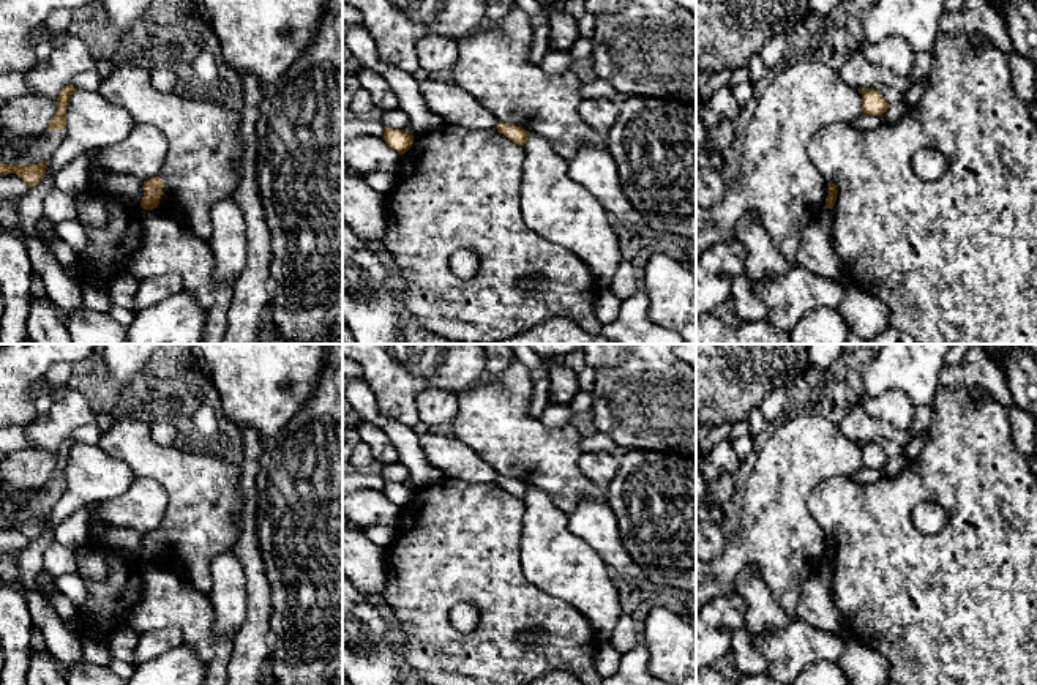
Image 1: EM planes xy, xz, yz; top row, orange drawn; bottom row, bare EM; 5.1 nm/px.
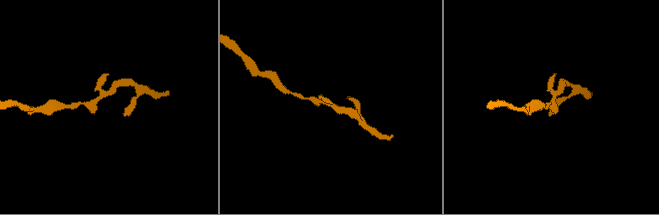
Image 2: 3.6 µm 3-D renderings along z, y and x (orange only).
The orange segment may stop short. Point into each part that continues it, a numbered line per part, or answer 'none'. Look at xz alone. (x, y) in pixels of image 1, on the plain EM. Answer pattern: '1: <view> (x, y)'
none

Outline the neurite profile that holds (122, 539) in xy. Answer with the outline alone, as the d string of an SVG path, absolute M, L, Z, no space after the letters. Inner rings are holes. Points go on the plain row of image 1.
M98 503L90 505L90 527L88 530L109 548L140 556L144 551L144 535L134 529L110 526L99 518Z

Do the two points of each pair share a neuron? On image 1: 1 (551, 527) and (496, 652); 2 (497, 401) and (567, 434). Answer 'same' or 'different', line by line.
1: different
2: same

